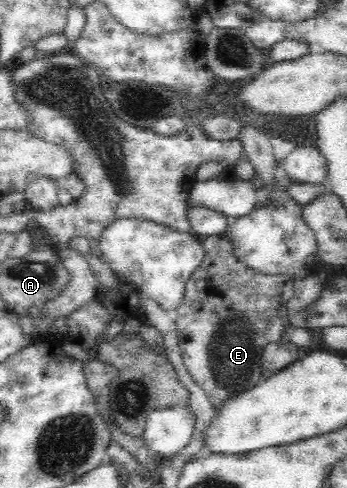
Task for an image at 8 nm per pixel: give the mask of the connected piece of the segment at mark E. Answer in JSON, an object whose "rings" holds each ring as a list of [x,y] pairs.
{"rings":[[[229,229],[220,235],[207,237],[202,248],[204,258],[186,281],[185,298],[177,309],[176,332],[179,351],[189,375],[203,389],[217,411],[230,397],[238,396],[263,380],[263,349],[279,341],[284,334],[285,323],[279,315],[279,309],[286,307],[293,298],[296,278],[285,274],[263,276],[250,270],[237,260]]]}

